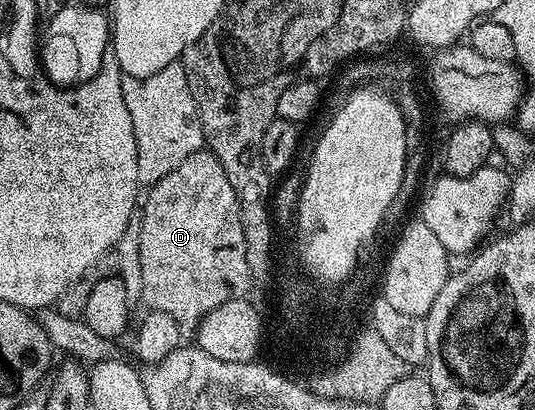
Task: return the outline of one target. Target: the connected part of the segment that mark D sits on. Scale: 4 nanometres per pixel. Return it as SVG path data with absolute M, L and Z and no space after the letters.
M206 148L188 156L178 167L149 187L147 194L150 195L147 198L145 195L140 206L142 215L142 223L140 224L140 280L142 281L142 292L140 298L141 301L147 302L145 305L149 309L166 312L168 316L172 316L172 320L176 320L176 324L181 326L183 331L190 332L201 324L202 318L208 316L208 312L212 312L212 308L220 308L220 304L224 304L228 300L243 297L247 293L245 290L252 286L250 269L248 268L248 252L244 244L244 224L240 216L238 197L236 192L232 192L232 183L229 182L224 168L220 168L220 160L216 160L216 156Z

